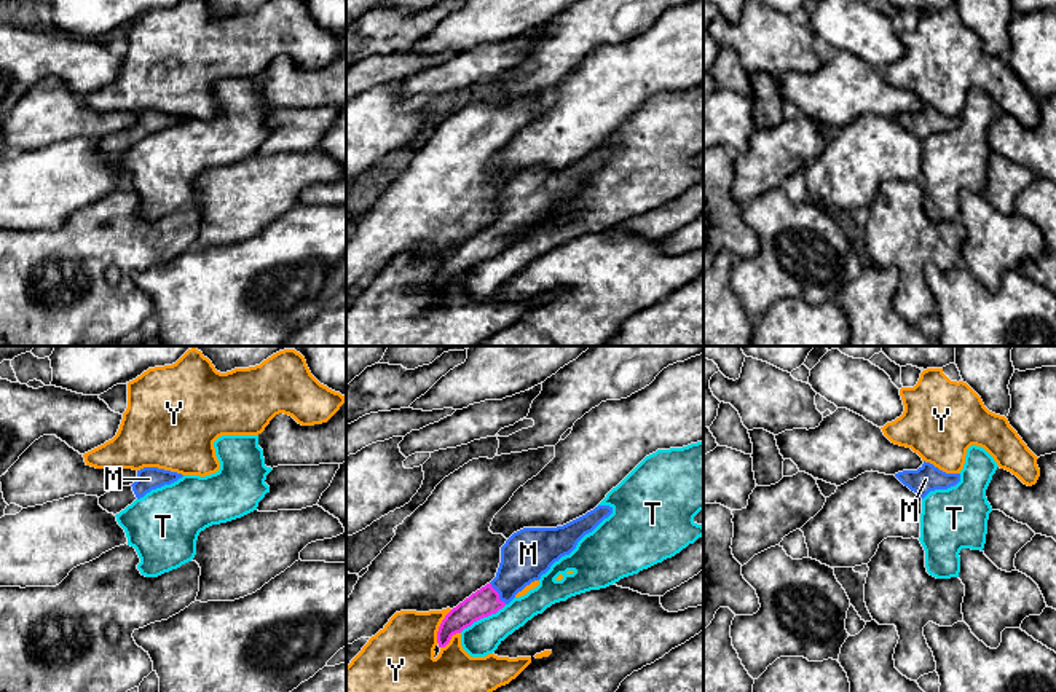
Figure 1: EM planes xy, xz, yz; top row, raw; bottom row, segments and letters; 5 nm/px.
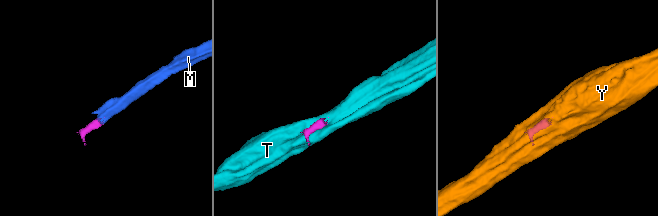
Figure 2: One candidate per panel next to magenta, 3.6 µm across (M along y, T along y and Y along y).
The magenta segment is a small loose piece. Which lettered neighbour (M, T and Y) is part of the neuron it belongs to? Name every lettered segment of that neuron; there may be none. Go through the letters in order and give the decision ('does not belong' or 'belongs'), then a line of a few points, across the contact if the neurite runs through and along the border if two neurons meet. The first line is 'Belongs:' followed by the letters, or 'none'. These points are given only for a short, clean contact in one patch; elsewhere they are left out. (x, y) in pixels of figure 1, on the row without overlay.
Belongs: M
M: belongs; line xz (485, 244), (498, 236), (527, 198)
T: does not belong
Y: does not belong

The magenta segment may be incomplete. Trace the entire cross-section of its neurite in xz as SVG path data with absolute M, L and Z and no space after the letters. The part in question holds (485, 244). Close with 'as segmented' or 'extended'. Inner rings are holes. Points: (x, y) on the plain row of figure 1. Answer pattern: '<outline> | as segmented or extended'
M598 148L563 169L523 171L514 175L501 190L496 220L453 250L442 263L434 301L453 277L509 247L526 228L539 223L555 204L569 198L577 185L611 156L613 150Z | extended

